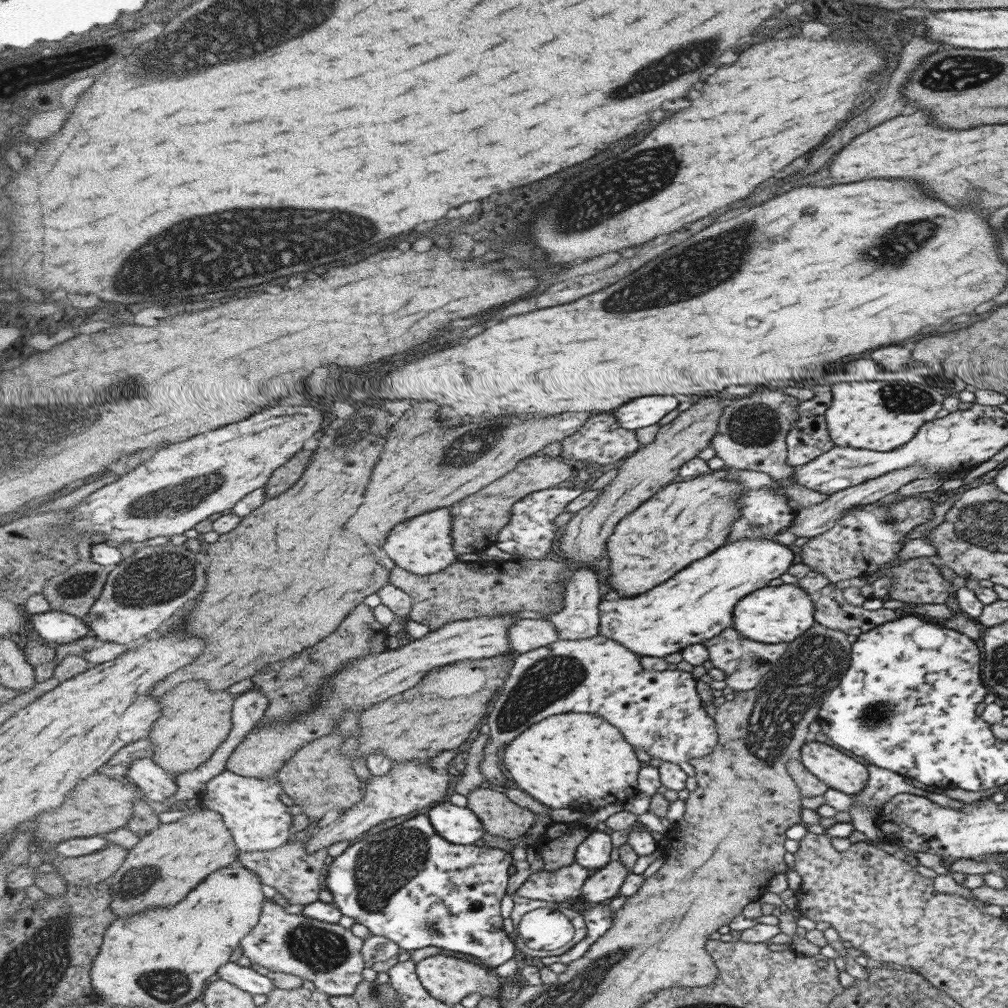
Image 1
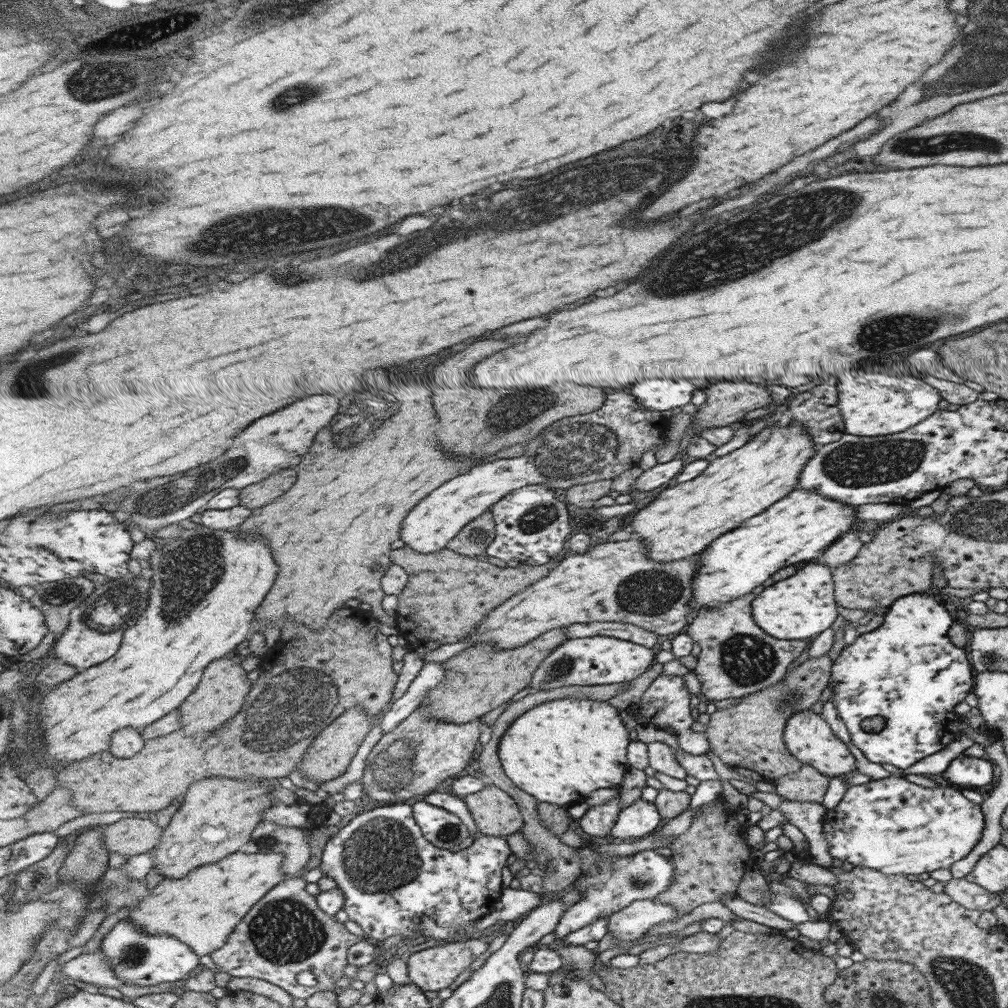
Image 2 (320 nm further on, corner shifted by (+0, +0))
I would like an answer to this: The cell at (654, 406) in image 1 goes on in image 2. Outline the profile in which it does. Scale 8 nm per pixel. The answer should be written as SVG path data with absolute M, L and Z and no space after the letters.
M663 378L661 382L647 382L647 380L637 382L631 388L633 390L631 393L646 409L663 412L689 404L697 389L697 386L687 378L679 378L679 380Z

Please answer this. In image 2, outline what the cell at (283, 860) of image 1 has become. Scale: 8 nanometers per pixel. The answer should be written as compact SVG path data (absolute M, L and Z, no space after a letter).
M270 820L260 822L243 850L247 854L286 854L284 871L290 877L304 870L311 858L311 848L300 828L283 826Z

